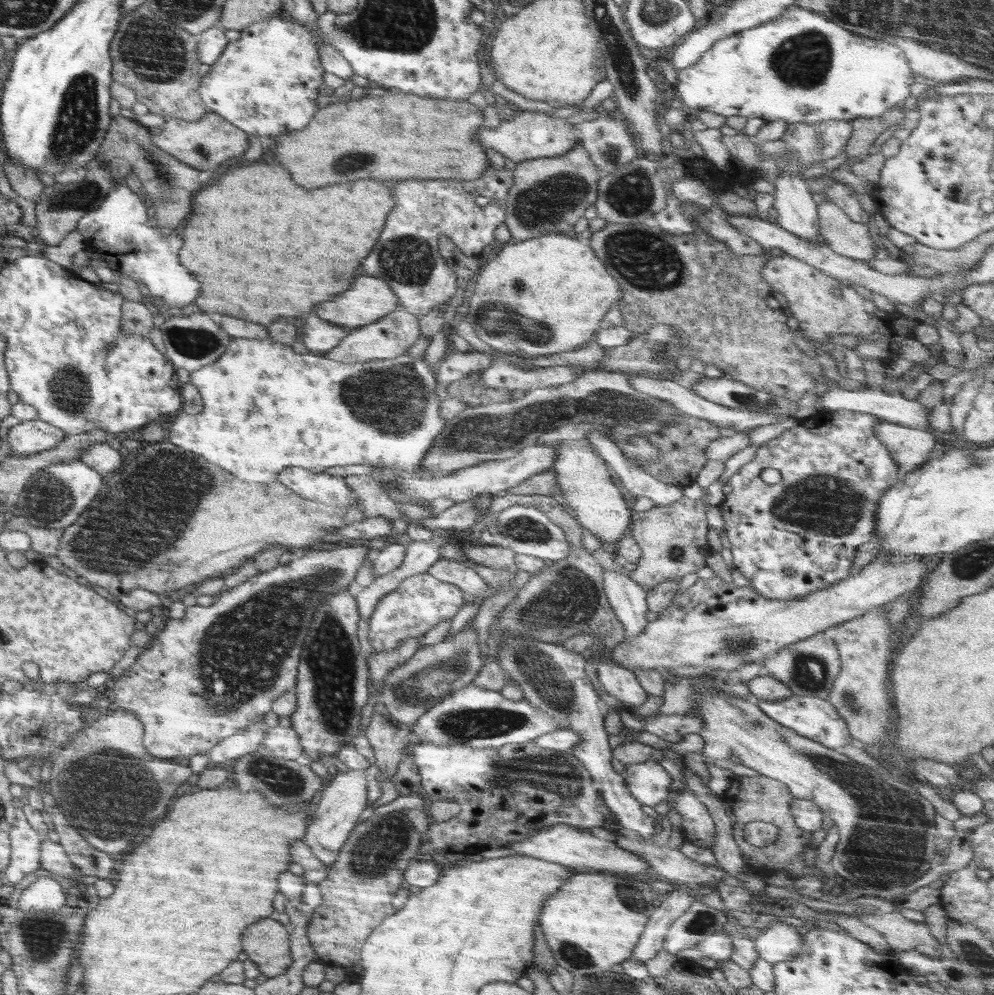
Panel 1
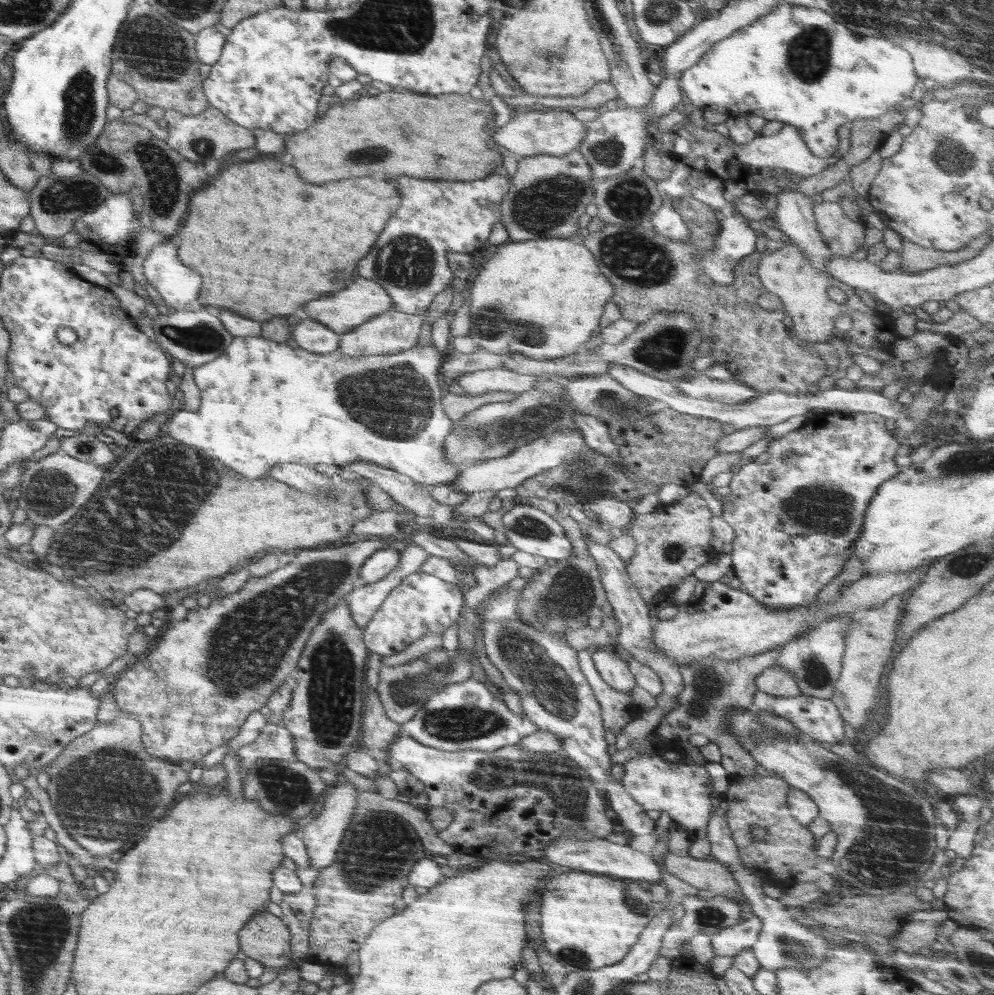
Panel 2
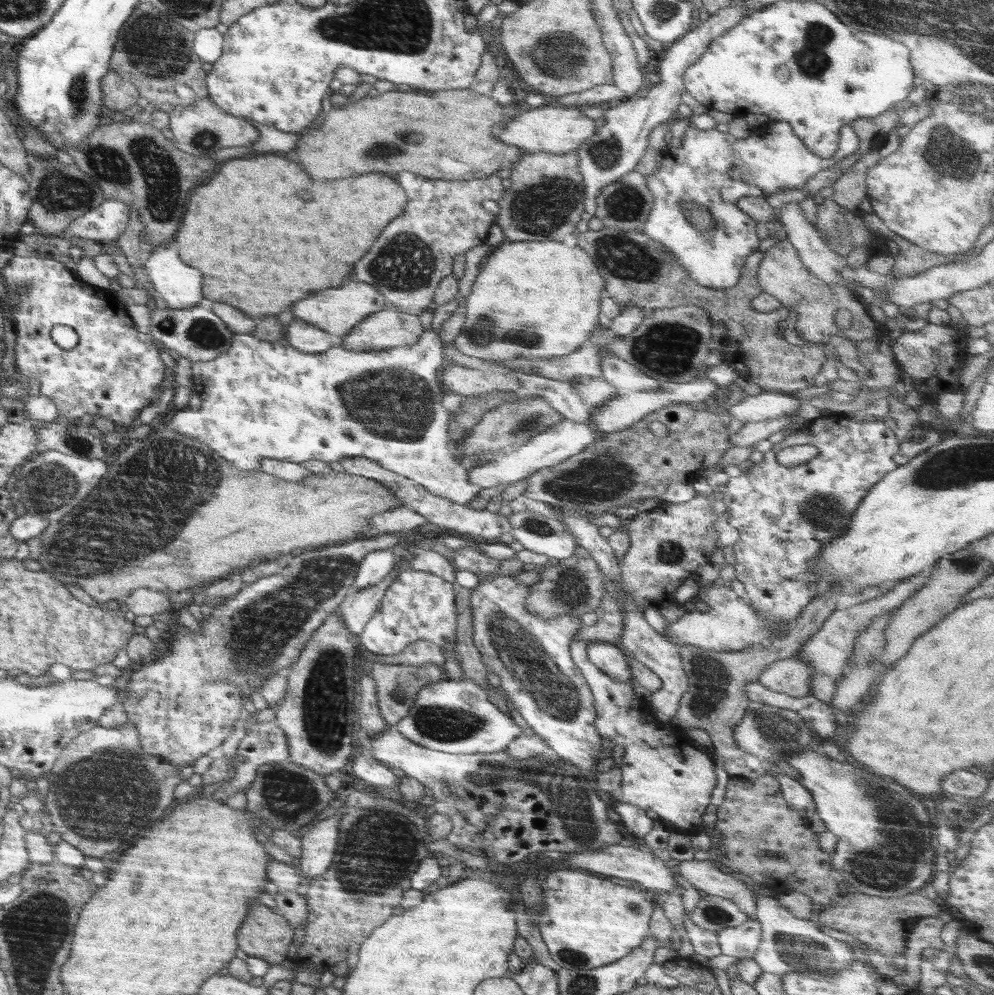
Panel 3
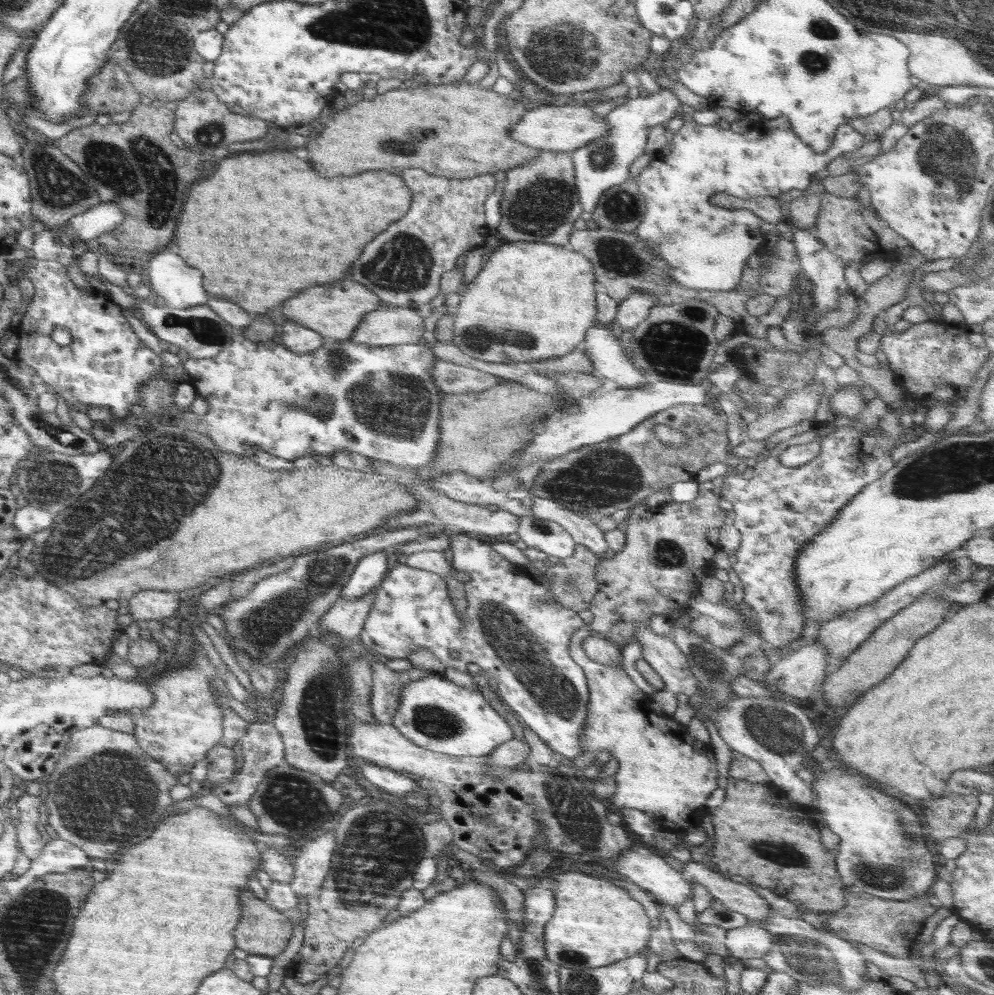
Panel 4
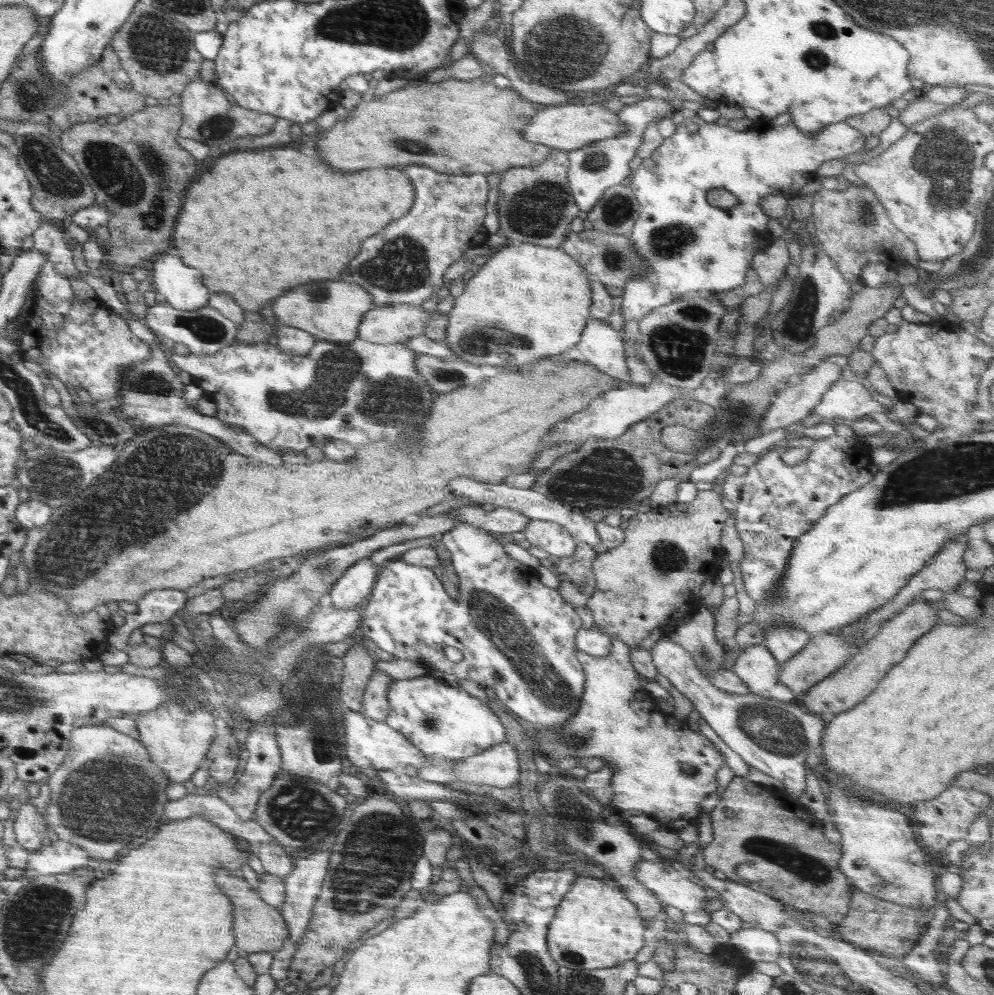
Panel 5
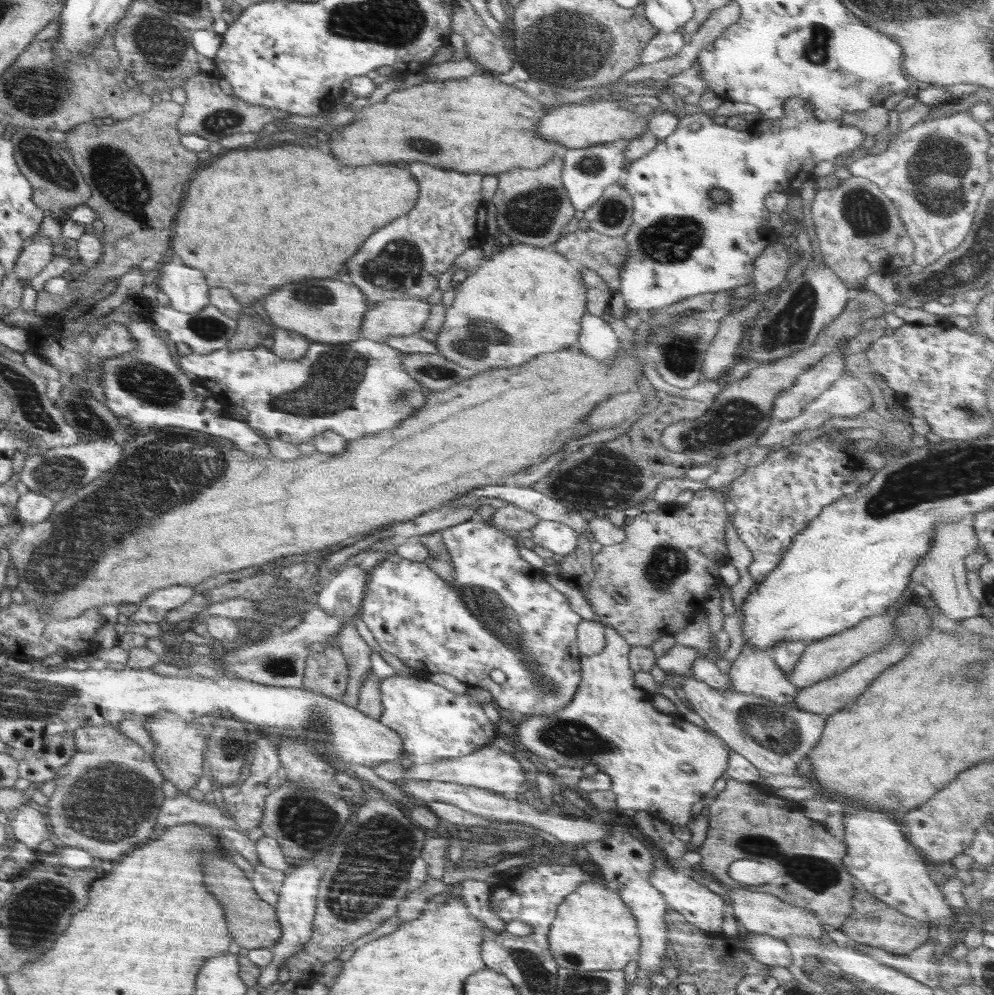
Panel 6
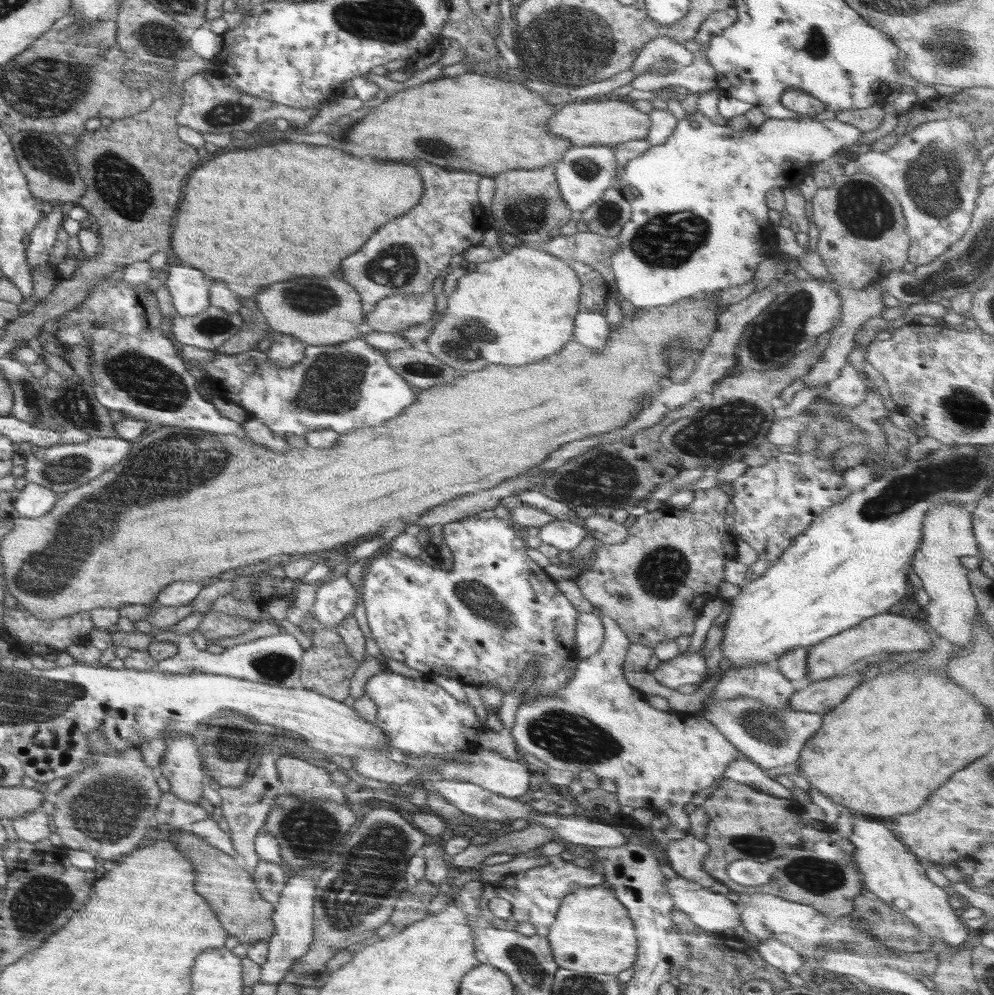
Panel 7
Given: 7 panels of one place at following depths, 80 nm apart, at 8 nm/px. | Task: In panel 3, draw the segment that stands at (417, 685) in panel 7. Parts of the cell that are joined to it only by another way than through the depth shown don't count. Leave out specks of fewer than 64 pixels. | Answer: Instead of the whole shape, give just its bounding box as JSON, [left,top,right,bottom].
[394,679,523,754]

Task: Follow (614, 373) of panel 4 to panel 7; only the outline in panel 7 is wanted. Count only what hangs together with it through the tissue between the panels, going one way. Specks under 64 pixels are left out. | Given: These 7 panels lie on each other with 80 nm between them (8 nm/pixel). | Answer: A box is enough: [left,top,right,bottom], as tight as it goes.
[574,304,611,350]

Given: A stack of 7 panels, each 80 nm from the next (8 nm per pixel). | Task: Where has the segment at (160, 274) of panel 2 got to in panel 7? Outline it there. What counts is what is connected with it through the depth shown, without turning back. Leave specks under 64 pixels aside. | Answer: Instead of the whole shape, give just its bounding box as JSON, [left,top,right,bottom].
[162,262,212,316]

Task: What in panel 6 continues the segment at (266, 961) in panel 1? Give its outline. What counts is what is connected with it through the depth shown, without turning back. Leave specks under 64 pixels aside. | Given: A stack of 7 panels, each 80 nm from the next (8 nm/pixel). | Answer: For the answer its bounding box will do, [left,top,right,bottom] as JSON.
[206,850,282,951]

